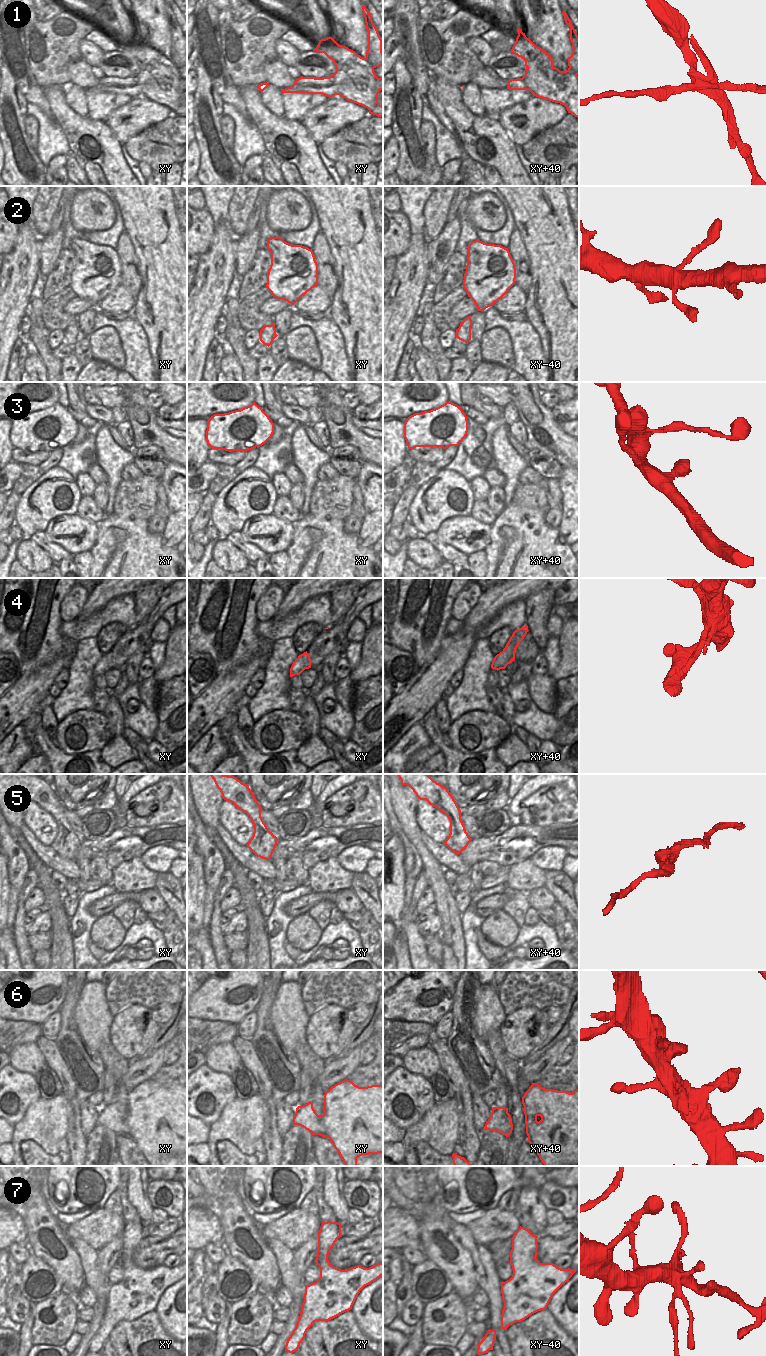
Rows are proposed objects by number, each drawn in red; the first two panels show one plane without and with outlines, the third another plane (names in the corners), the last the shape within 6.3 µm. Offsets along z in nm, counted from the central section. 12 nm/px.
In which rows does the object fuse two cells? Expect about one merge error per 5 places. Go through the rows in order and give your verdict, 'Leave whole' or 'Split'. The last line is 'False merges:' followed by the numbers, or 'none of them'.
1: Split
2: Leave whole
3: Leave whole
4: Leave whole
5: Leave whole
6: Leave whole
7: Split
False merges: 1, 7

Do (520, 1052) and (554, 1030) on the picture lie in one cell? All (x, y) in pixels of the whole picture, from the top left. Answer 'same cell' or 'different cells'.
different cells

